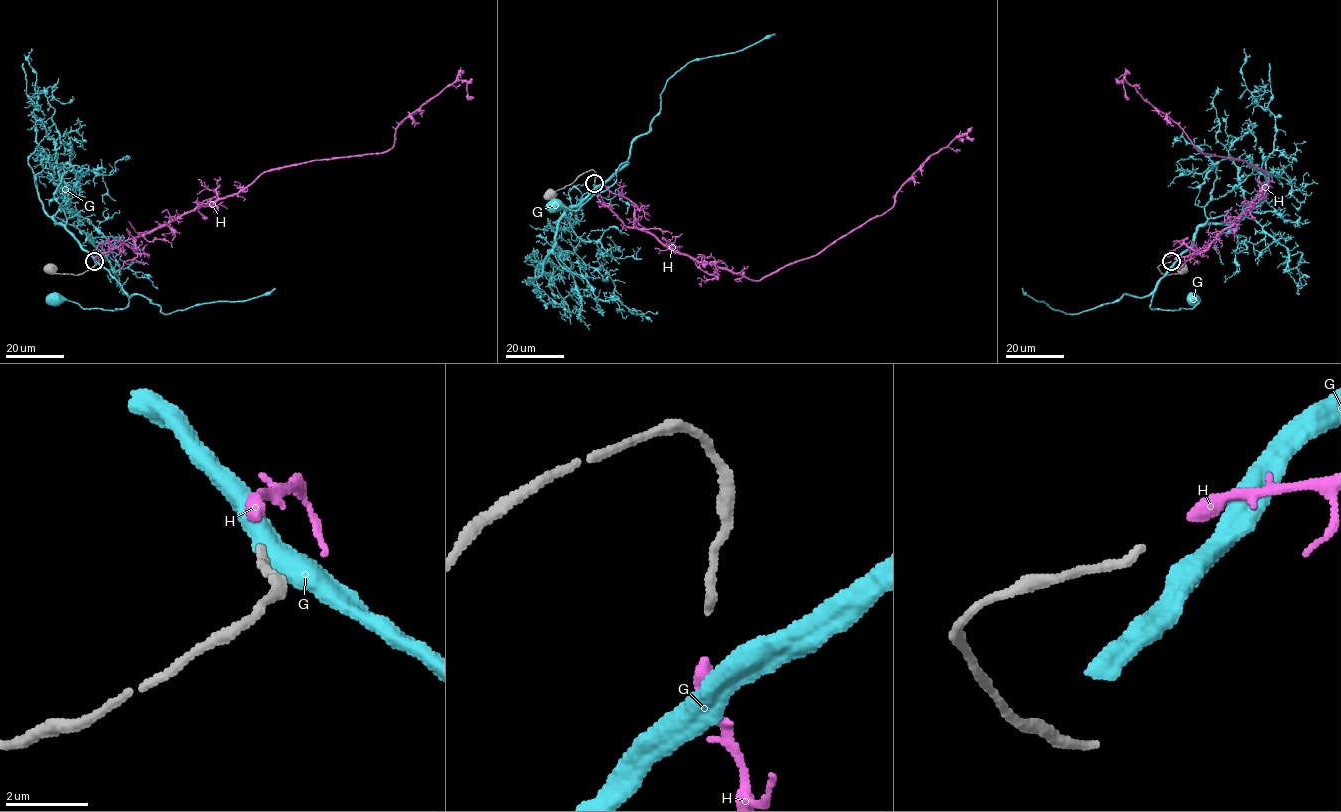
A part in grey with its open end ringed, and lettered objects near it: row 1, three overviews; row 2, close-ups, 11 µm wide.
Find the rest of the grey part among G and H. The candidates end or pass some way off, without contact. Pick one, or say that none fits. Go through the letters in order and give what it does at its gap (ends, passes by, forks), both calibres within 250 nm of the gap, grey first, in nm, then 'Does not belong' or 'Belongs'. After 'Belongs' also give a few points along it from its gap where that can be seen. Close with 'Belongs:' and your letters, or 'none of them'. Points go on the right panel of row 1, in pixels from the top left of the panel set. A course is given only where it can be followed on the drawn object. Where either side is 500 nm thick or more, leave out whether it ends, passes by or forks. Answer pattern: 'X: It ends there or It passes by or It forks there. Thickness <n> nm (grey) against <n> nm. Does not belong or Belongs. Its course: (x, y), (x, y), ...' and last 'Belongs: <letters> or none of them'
G: Thickness 200 nm (grey) against 500 nm. Does not belong
H: It ends there. Thickness 200 nm (grey) against 360 nm. Belongs. Its course: (1174, 259), (1206, 247), (1260, 195), (1269, 176), (1244, 160), (1201, 152), (1124, 80), (1129, 98)
Belongs: H

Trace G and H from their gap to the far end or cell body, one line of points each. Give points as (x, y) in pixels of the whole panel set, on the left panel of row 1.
G: (96, 262), (121, 286), (129, 300), (125, 308), (83, 308), (77, 303), (51, 298)
H: (94, 259), (126, 239), (243, 191), (267, 171), (385, 152), (401, 123), (456, 80), (466, 82), (473, 98)

